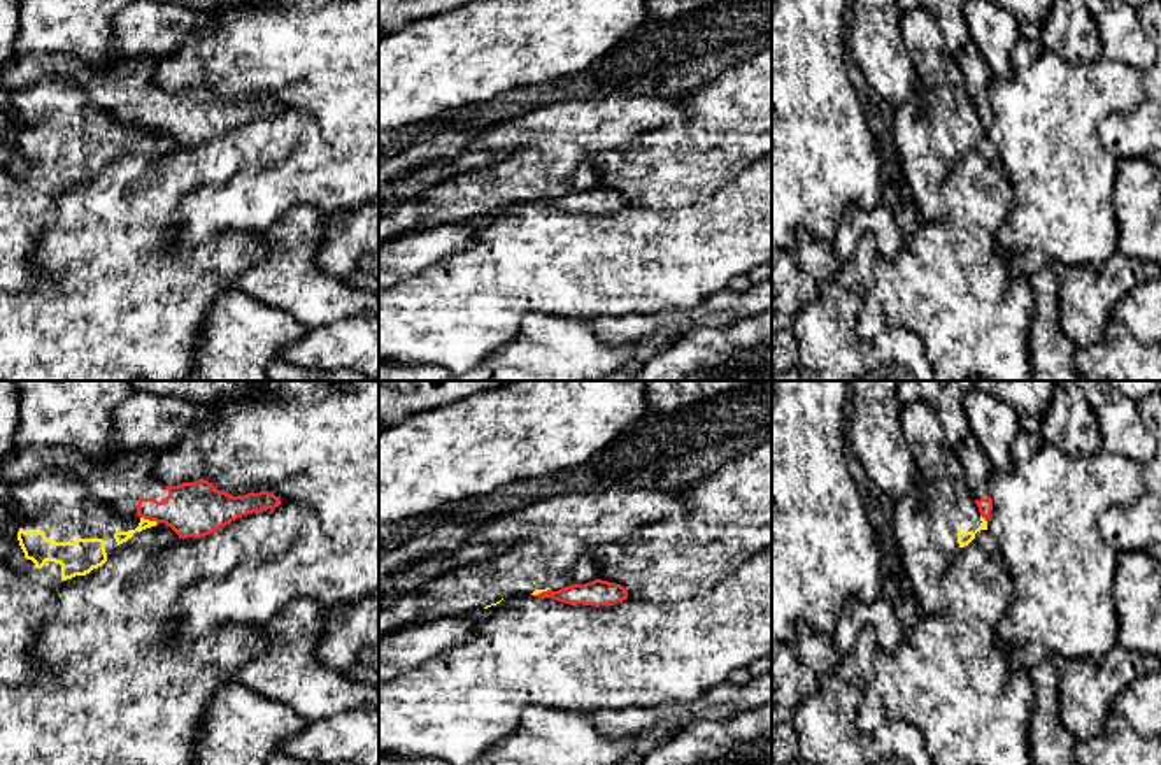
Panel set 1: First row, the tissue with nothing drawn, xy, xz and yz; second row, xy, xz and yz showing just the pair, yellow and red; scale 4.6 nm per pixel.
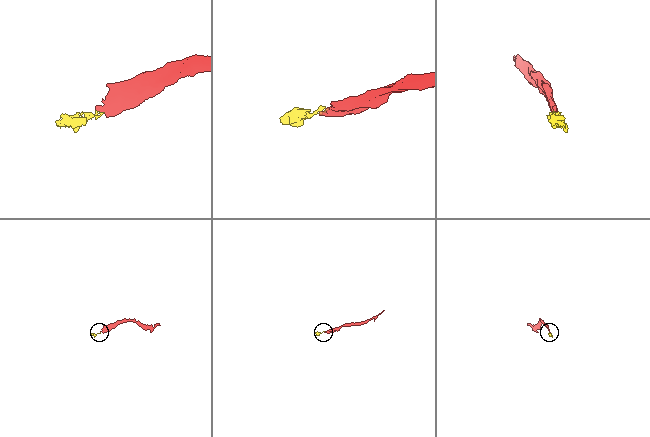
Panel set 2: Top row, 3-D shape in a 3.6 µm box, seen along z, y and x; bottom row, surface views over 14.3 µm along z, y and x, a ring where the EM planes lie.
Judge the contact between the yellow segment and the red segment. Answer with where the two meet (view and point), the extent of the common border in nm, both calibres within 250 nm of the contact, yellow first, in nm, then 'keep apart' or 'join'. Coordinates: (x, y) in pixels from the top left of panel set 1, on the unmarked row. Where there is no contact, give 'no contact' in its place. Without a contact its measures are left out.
contact xy (148, 127); length 90 nm; calibres 50 and 260 nm; keep apart

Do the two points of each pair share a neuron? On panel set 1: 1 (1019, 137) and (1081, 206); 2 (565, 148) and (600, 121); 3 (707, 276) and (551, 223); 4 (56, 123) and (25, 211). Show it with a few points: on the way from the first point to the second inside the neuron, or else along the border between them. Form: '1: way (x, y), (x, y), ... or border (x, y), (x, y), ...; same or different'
1: way (1037, 155), (1061, 179), (1065, 188); same
2: way (574, 139), (586, 127), (591, 127); same
3: way (669, 258), (590, 257); same
4: way (56, 146), (56, 155), (46, 169), (46, 193); same

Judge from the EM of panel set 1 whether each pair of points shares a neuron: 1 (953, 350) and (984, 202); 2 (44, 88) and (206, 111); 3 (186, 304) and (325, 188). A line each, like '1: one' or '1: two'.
1: one
2: two
3: two

